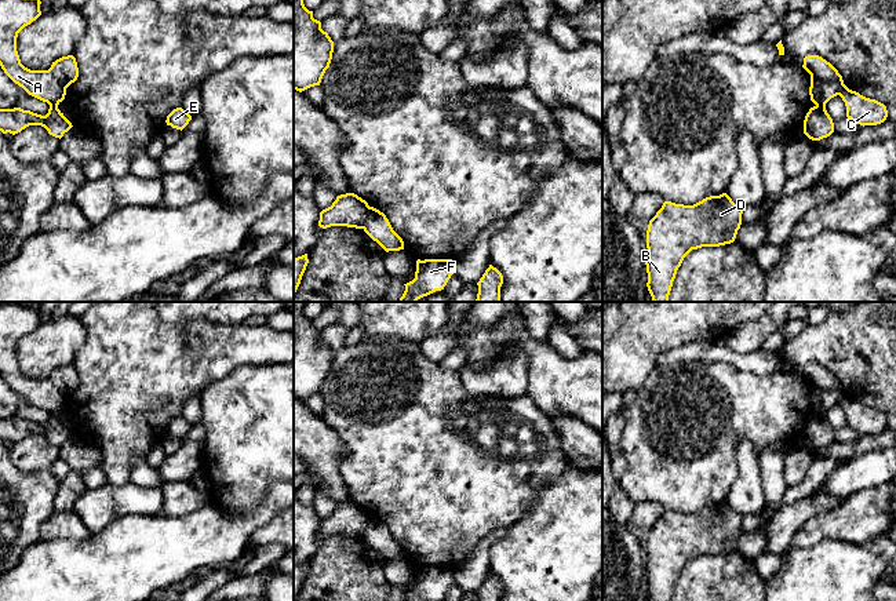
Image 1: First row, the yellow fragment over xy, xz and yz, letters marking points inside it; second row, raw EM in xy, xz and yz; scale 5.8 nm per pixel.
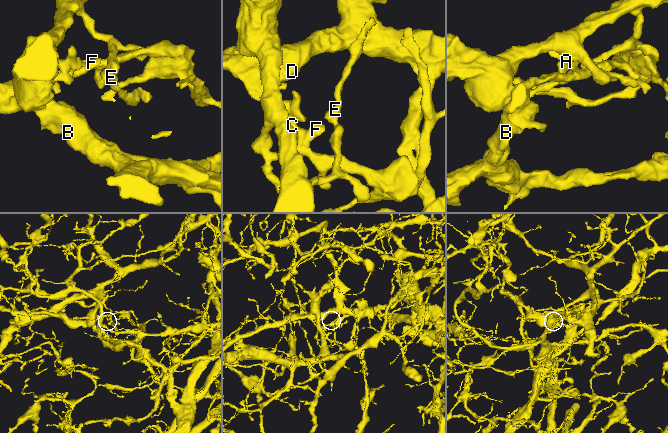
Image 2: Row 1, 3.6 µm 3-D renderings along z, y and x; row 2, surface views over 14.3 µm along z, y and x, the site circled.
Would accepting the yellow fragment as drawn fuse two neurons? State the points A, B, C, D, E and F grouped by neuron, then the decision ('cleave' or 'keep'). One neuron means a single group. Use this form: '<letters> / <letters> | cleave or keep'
A E / B C D F | cleave

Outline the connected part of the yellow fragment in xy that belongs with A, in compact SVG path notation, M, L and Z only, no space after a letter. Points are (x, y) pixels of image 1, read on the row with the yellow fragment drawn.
M0 0L0 66L29 95L58 106L66 87L48 70L30 70L21 63L17 51L18 33L40 15L40 0Z

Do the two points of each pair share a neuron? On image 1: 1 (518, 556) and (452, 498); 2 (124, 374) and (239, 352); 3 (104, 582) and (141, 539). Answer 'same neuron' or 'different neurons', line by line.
1: different neurons
2: same neuron
3: same neuron

